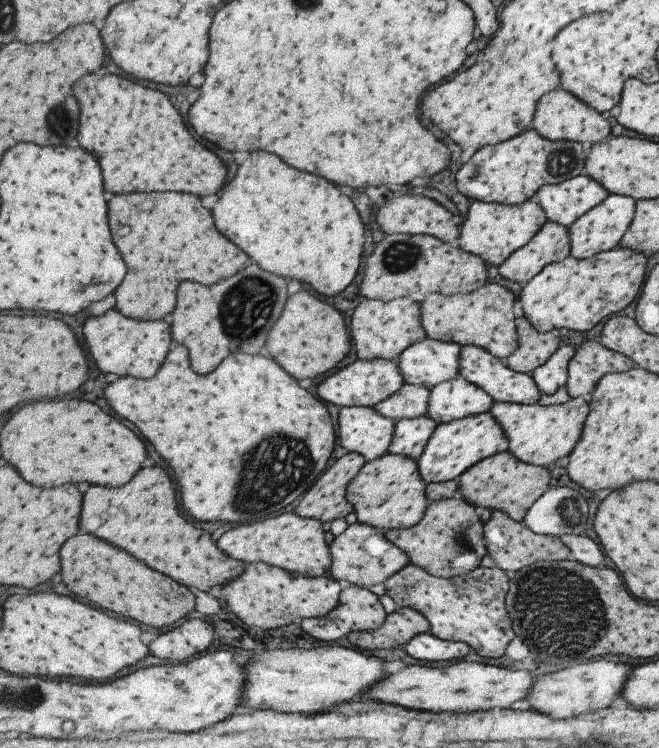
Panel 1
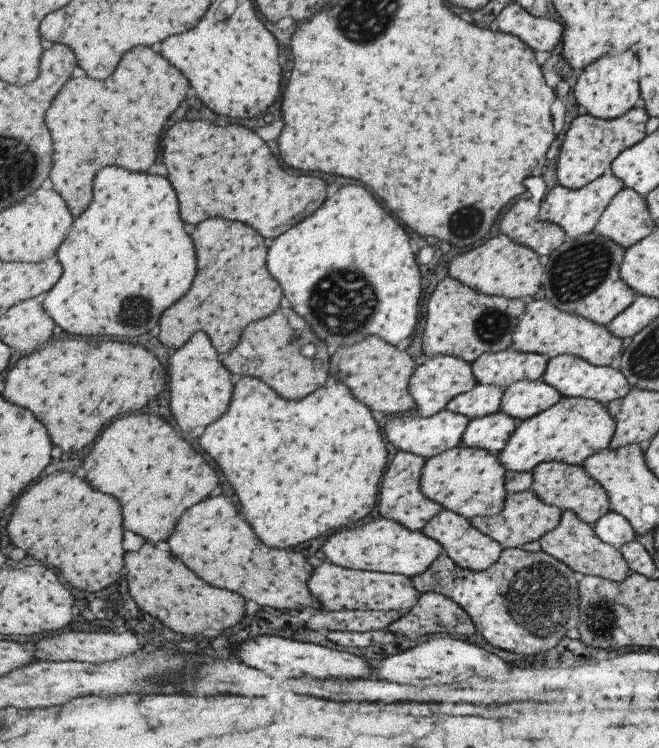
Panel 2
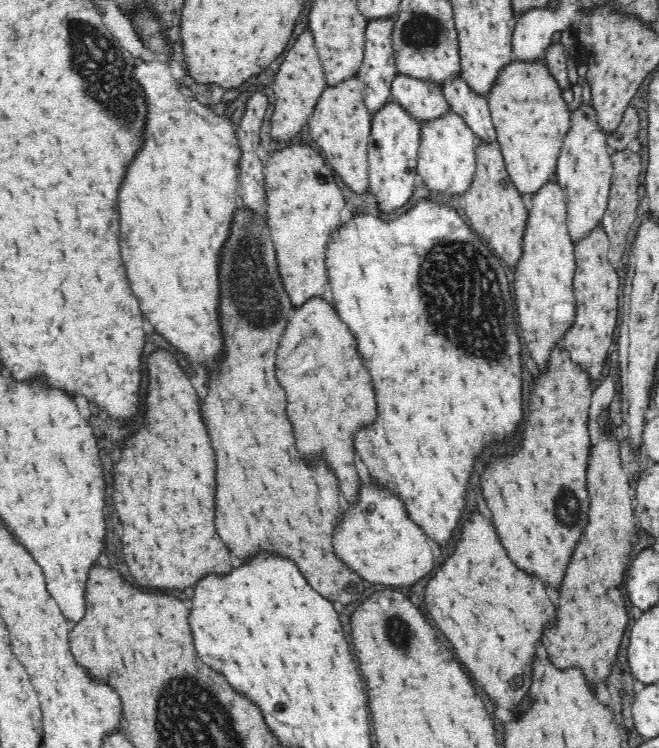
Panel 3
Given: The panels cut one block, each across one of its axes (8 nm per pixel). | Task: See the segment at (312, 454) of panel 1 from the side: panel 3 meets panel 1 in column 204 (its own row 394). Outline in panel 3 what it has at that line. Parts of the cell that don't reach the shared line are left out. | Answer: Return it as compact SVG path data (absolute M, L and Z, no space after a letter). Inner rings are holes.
M422 198L414 206L410 206L406 212L396 214L394 218L374 216L370 210L354 210L348 222L340 224L334 232L330 232L326 244L326 270L328 278L334 290L334 300L340 316L348 322L352 332L356 334L360 342L360 350L364 358L368 360L368 368L372 372L376 402L378 402L378 414L368 426L360 426L354 434L354 444L364 458L370 474L384 483L390 484L398 492L398 496L406 502L410 516L438 542L444 544L454 534L454 528L460 522L462 510L464 510L464 488L468 484L468 476L472 470L474 456L482 452L484 446L494 440L508 438L512 434L518 434L516 426L522 420L522 400L520 400L520 388L522 388L522 346L518 338L518 326L516 326L516 304L512 298L512 288L506 276L506 270L500 262L500 258L494 256L490 246L480 238L466 220L458 214L458 210L450 202L440 202L436 198ZM434 246L446 246L446 252L432 252Z

